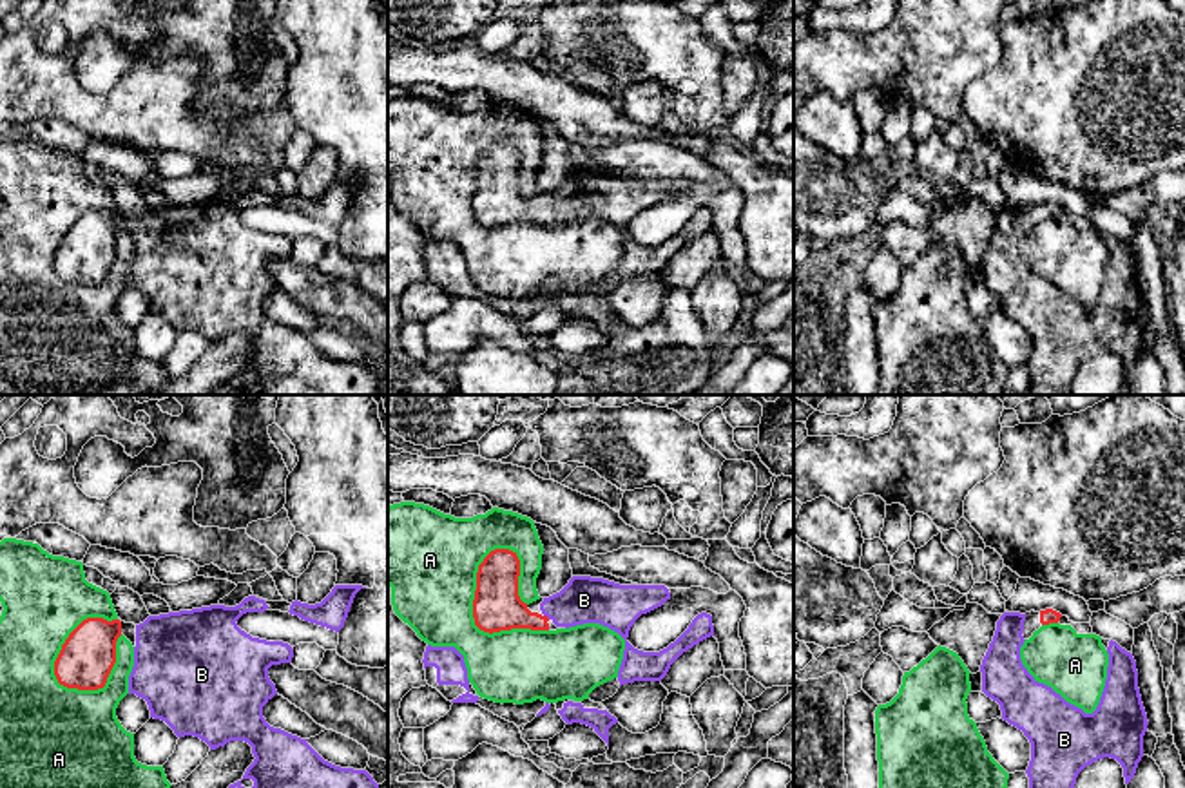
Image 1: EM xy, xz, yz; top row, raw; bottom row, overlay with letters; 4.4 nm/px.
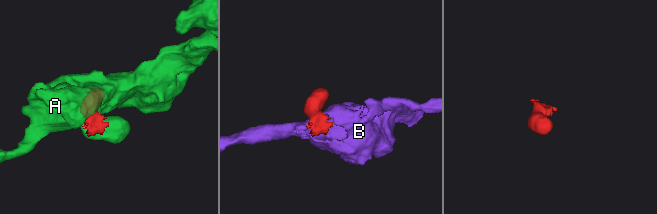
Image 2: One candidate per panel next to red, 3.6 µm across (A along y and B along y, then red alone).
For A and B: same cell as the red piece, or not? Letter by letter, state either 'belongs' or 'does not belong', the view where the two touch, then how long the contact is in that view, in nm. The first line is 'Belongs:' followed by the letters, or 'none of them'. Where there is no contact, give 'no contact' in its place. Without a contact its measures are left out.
Belongs: B
A: does not belong | xz | 440 nm
B: belongs | xz | 40 nm

